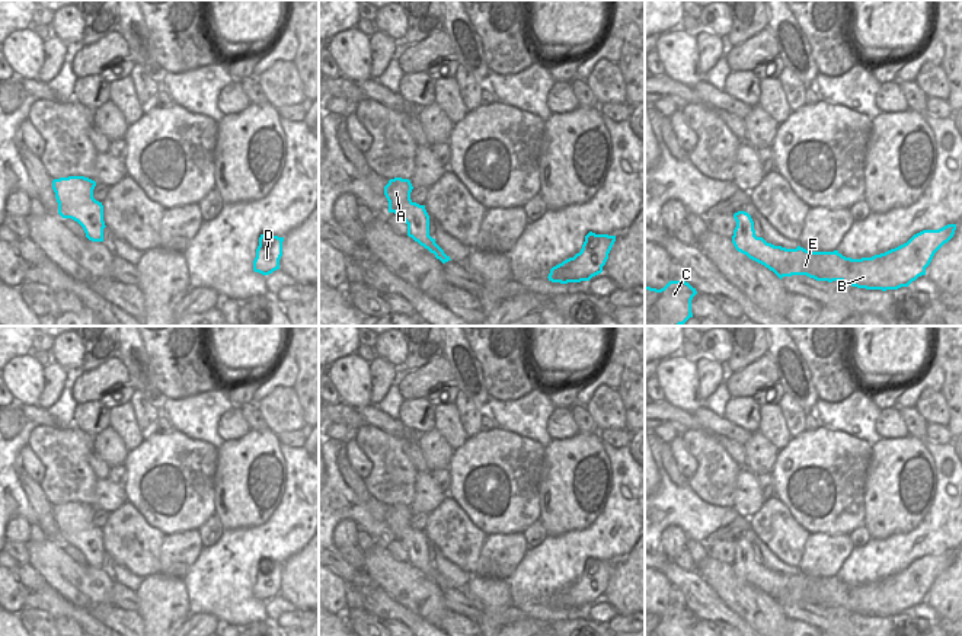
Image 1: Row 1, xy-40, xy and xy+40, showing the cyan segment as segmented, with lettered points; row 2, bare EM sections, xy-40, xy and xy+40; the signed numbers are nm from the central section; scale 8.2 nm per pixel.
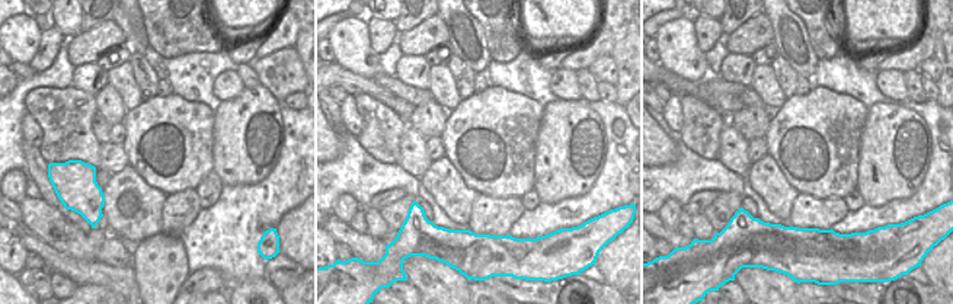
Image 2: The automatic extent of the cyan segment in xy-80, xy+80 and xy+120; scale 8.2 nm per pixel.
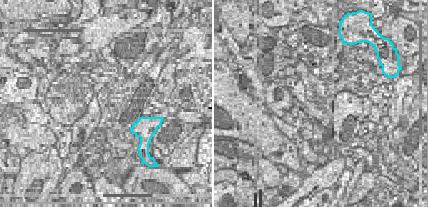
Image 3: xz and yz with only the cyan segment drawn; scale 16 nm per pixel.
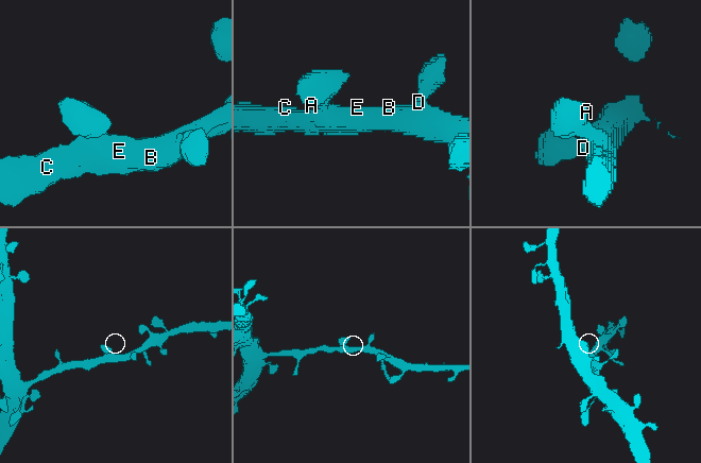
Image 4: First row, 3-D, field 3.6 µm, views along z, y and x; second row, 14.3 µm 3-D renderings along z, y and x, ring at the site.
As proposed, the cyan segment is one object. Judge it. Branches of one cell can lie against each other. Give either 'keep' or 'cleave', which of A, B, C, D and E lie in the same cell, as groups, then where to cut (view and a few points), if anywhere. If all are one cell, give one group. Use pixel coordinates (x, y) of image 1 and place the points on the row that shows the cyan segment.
keep | A B C D E | no cut

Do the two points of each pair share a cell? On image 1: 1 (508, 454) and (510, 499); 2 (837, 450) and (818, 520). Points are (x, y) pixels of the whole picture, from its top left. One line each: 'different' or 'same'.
1: same
2: same

